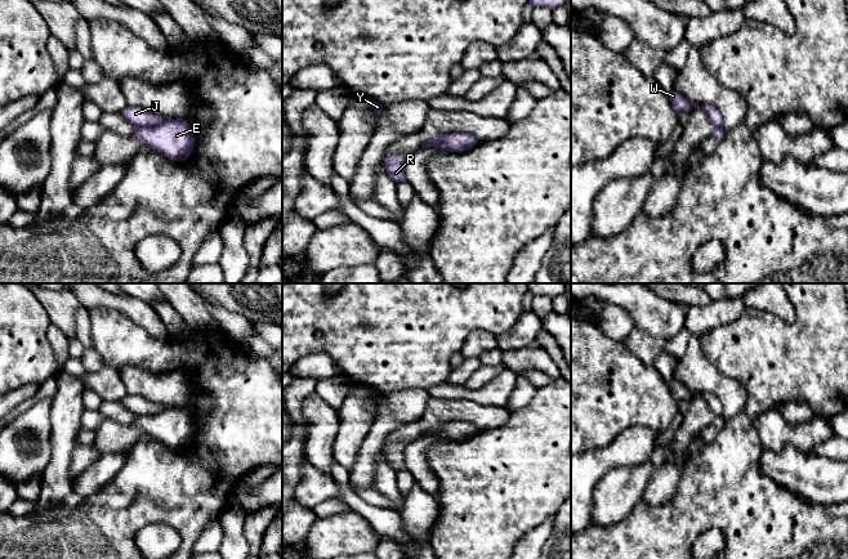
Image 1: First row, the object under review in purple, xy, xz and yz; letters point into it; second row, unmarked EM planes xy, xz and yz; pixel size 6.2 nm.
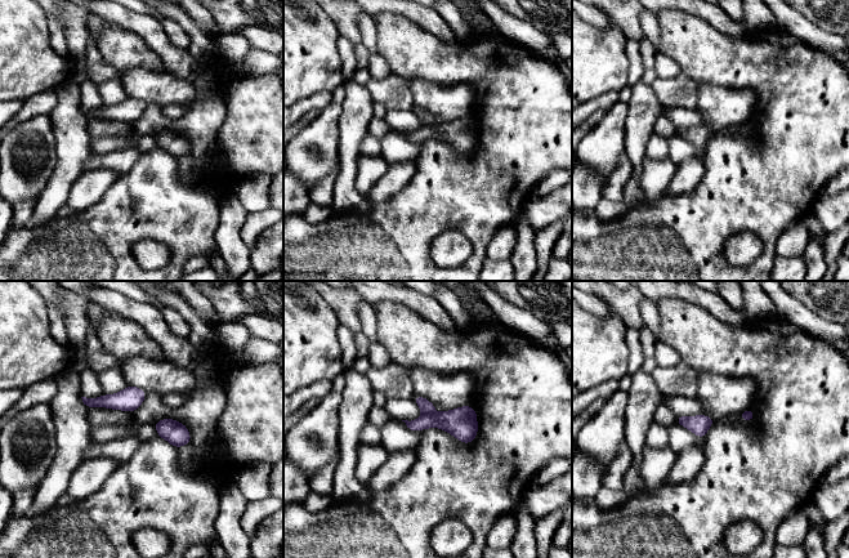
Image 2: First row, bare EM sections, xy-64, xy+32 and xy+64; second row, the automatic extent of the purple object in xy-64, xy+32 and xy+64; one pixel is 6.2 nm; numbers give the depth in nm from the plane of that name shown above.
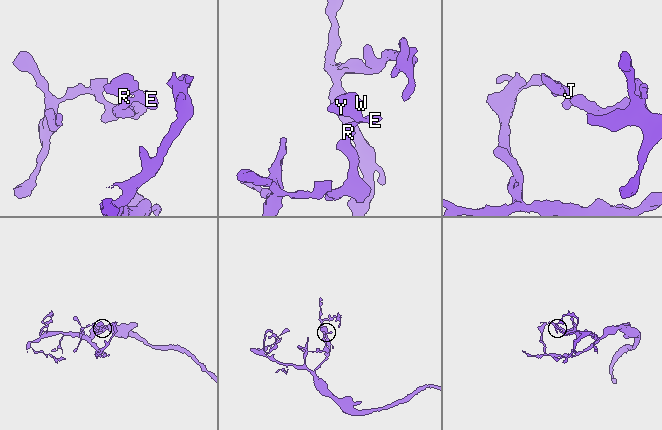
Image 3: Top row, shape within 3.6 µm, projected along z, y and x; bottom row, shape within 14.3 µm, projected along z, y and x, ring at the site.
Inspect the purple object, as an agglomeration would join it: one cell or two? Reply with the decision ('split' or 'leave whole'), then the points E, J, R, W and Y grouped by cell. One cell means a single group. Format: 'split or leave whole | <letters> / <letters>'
split | E R / J W Y

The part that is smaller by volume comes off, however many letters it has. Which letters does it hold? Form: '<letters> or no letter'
J, W, Y

